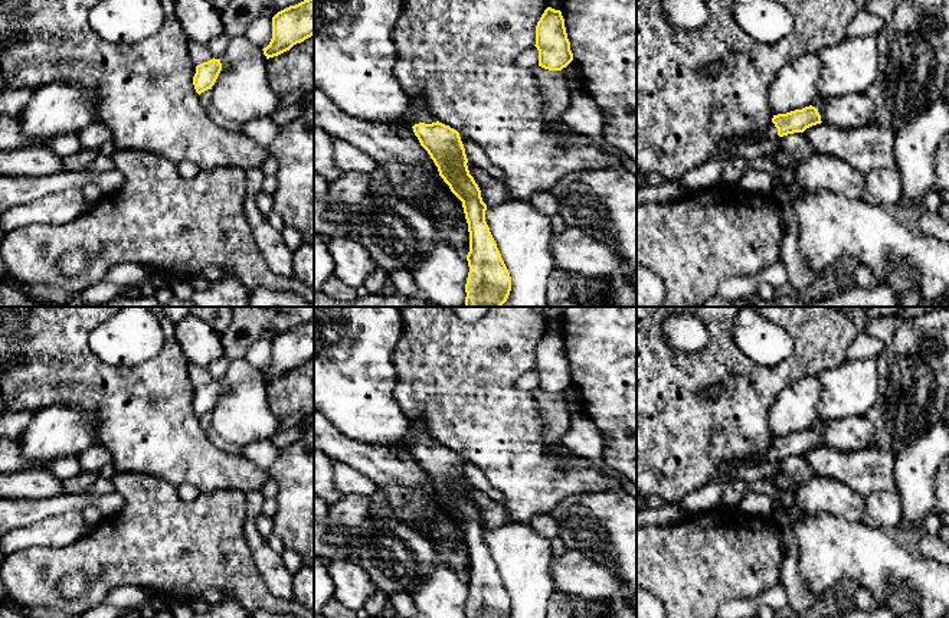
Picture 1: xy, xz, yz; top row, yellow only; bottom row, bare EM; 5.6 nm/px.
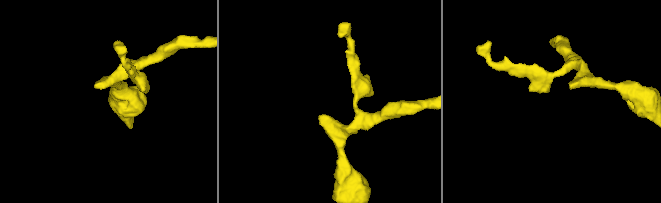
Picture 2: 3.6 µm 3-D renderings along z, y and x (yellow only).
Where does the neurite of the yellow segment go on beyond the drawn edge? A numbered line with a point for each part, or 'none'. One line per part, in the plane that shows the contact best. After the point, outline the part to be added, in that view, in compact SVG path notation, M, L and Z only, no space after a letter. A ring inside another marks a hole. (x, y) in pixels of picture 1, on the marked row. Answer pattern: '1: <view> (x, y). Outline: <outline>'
1: xz (418, 111). Outline: M419 94L409 95L410 98L410 122L412 125L425 122L432 124L438 120L426 109L422 97Z

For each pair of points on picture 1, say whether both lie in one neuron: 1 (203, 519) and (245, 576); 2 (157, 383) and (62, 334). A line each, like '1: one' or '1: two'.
1: one
2: one

